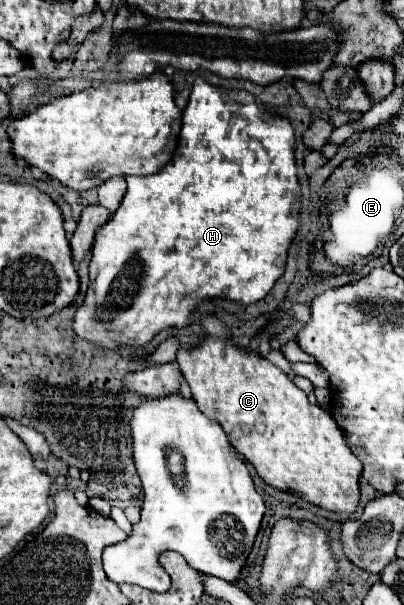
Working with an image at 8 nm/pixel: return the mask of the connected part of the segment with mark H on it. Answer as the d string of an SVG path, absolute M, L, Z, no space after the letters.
M197 78L193 84L193 92L189 98L187 108L183 110L183 126L179 134L179 144L177 144L177 154L165 168L157 170L153 176L129 176L127 178L127 192L117 208L117 212L111 216L109 222L105 222L95 236L93 250L91 250L91 264L89 264L89 290L85 296L85 302L81 308L75 312L73 318L73 330L77 330L77 336L91 340L99 348L105 350L115 350L121 346L147 346L155 334L167 328L185 328L189 326L187 314L195 312L195 304L199 300L211 300L211 298L225 298L231 302L239 304L253 304L257 300L263 300L277 278L285 270L285 260L287 260L287 248L291 244L291 238L297 232L299 218L289 218L291 216L291 206L295 198L301 192L299 180L297 180L297 166L293 158L293 144L295 144L295 132L293 126L287 118L267 114L267 120L261 120L261 110L255 104L255 98L249 92L243 90L219 90L211 84L207 84L203 78Z

